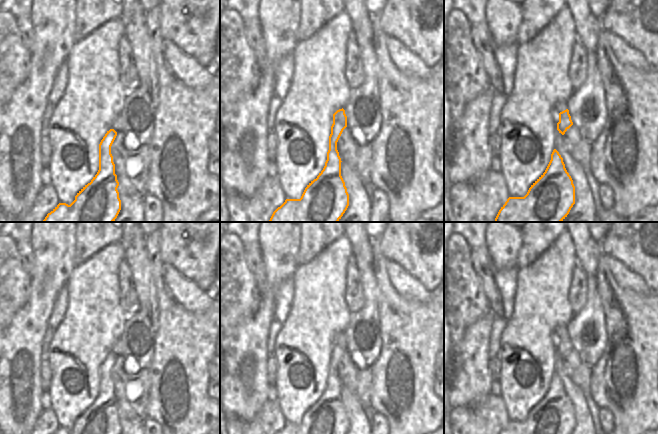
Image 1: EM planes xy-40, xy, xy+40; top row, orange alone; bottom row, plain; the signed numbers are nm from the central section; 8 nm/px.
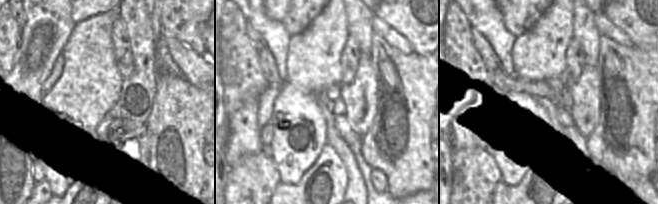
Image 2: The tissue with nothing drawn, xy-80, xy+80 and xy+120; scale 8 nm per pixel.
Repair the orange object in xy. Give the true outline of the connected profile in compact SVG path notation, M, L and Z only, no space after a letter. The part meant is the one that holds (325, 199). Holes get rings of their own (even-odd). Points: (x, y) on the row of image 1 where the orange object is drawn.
M345 110L333 114L329 150L323 170L305 188L300 199L286 199L269 222L338 222L349 206L349 194L341 176L337 142L347 127Z

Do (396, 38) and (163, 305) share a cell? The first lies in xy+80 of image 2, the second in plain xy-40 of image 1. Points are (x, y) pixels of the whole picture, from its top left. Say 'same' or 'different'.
different

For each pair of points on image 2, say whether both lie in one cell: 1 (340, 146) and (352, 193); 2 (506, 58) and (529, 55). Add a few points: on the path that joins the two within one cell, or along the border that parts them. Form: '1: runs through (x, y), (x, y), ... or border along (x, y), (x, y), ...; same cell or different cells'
1: runs through (347, 158), (353, 171), (353, 181); same cell
2: border along (516, 37), (512, 46), (513, 72); different cells

